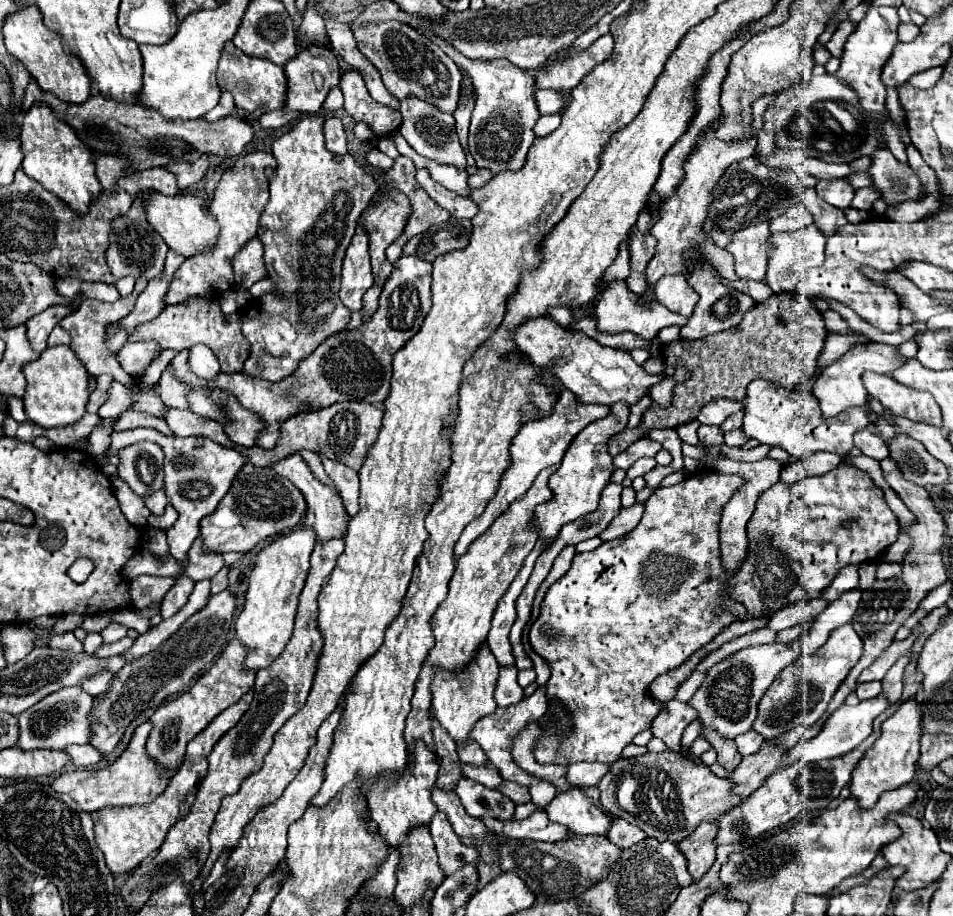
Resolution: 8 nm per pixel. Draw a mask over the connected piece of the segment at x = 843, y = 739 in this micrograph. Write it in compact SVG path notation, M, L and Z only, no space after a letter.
M880 695L880 699L870 699L870 701L860 701L856 707L850 705L842 705L838 707L824 723L822 731L812 737L812 739L802 739L798 745L794 745L788 755L786 755L786 765L798 763L798 761L806 761L806 763L814 763L814 761L822 761L822 759L834 759L840 757L848 751L852 751L854 747L858 747L870 733L872 733L872 721L888 707L888 701L884 695Z

